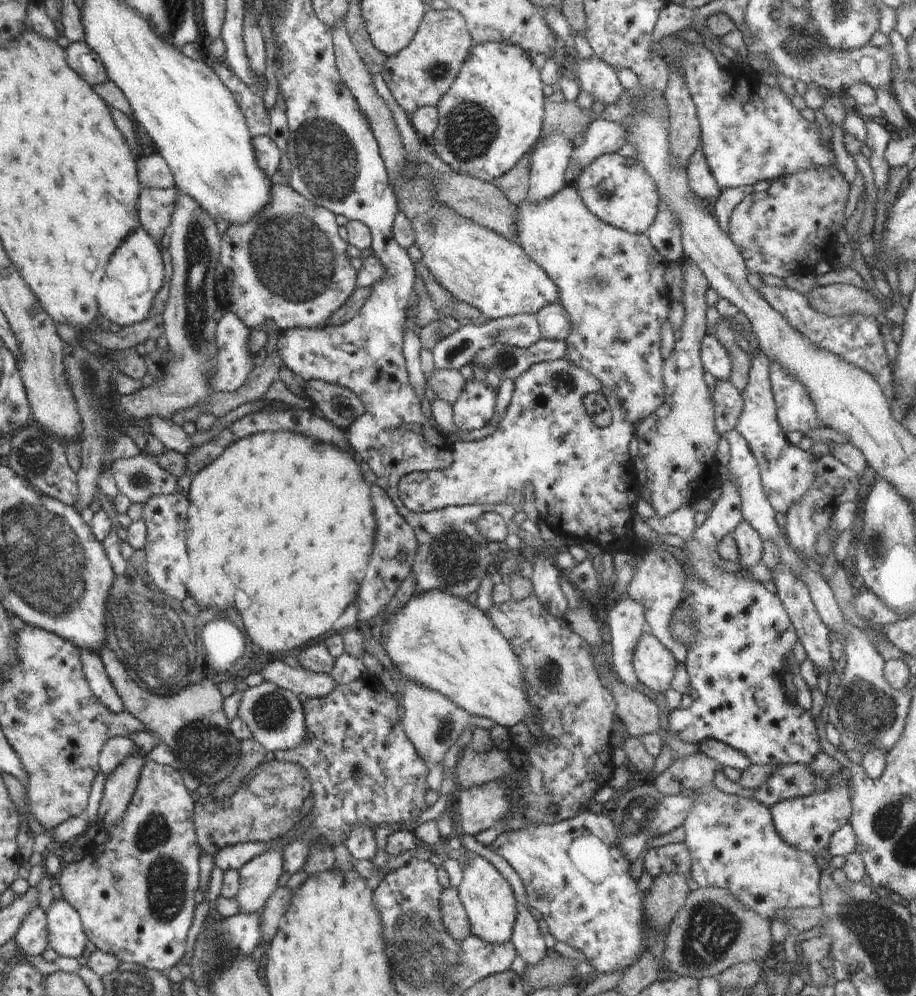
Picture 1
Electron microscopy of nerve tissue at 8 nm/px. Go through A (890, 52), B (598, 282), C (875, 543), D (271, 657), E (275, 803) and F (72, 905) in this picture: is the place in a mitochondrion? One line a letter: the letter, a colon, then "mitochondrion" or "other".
A: other
B: mitochondrion
C: mitochondrion
D: other
E: other
F: other

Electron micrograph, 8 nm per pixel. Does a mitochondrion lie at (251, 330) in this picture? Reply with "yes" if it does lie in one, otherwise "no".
no

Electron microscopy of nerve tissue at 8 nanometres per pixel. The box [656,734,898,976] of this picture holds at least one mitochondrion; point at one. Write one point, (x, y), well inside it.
(712, 929)

